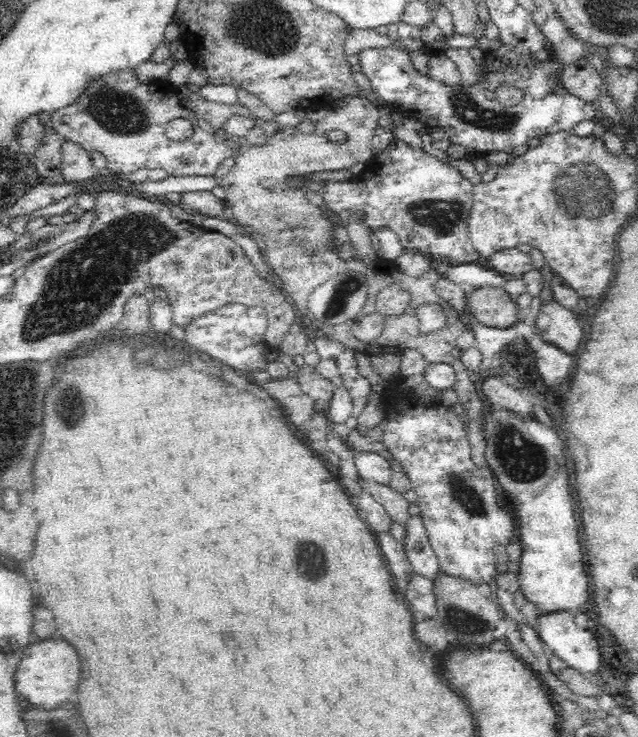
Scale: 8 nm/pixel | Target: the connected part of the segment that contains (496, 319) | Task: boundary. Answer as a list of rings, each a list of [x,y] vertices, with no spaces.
[[[477,288],[466,305],[467,319],[490,328],[512,328],[520,320],[520,306],[511,294],[500,288]]]

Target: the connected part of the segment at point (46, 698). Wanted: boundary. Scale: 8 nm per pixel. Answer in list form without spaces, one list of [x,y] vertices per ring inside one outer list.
[[[48,638],[40,642],[32,641],[28,648],[24,648],[13,676],[16,692],[30,704],[43,709],[56,708],[76,694],[76,688],[80,684],[80,660],[74,648],[64,640]]]

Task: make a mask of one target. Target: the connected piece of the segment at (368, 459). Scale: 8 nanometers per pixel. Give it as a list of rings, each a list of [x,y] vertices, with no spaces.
[[[359,450],[353,452],[359,478],[366,483],[388,485],[391,479],[391,460],[376,451]]]

